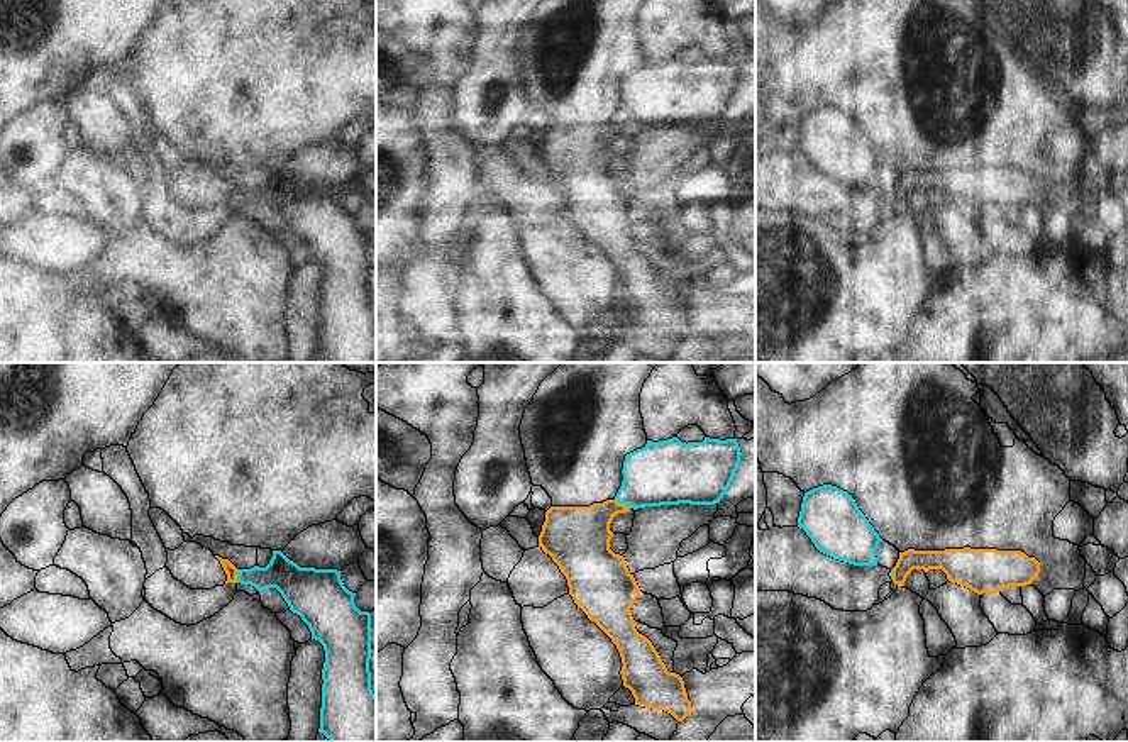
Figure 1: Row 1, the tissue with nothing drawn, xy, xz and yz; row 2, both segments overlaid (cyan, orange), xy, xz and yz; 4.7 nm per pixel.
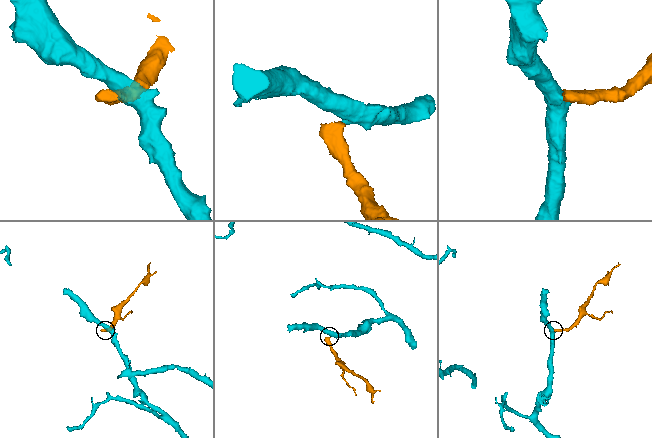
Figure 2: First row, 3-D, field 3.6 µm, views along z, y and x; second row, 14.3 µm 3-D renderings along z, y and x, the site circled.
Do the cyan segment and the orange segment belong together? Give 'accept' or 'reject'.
reject

